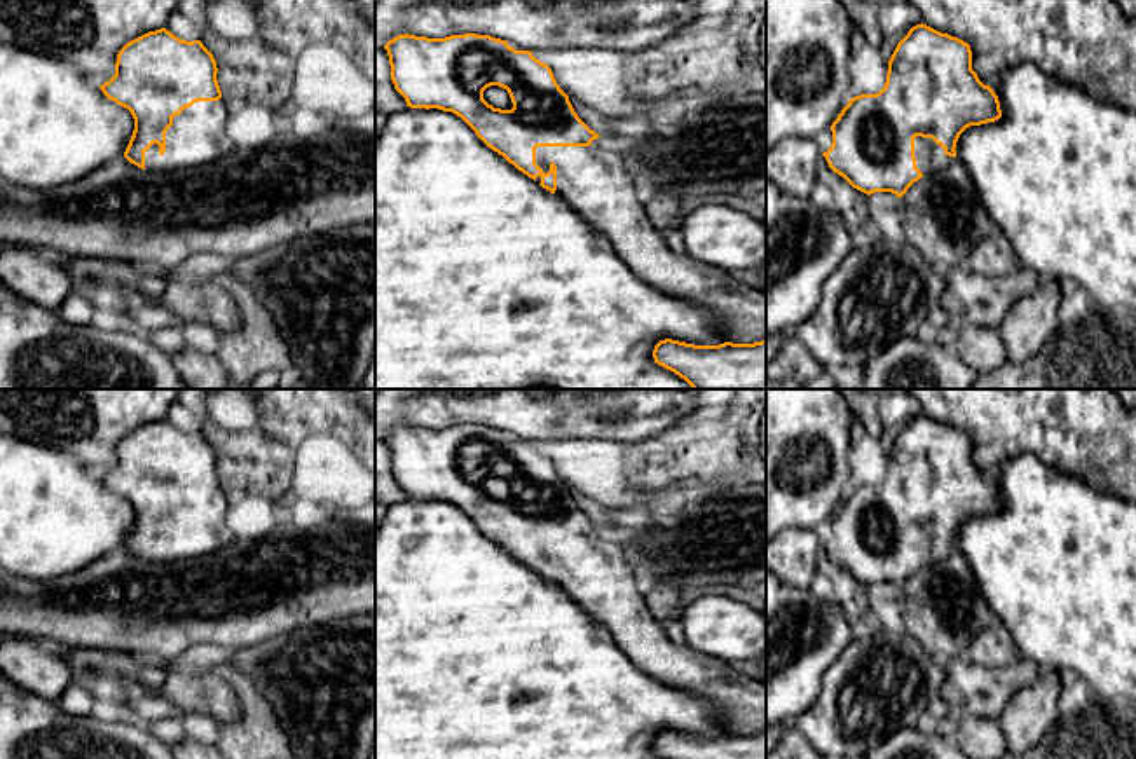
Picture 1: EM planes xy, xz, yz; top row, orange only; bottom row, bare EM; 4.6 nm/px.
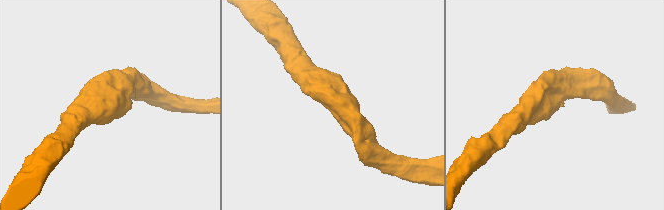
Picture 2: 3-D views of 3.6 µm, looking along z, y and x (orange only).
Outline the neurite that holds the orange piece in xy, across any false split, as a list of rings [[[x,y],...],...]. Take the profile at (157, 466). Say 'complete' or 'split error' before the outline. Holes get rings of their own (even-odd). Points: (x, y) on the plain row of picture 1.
split error; [[[161,419],[127,433],[115,466],[99,476],[134,509],[124,548],[141,560],[176,562],[230,544],[229,501],[216,464],[201,431],[187,433]]]

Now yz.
split error; [[[921,414],[897,434],[885,478],[852,489],[841,501],[831,516],[832,536],[822,546],[853,579],[867,586],[892,583],[900,590],[914,572],[956,548],[956,532],[967,518],[1000,508],[998,487],[972,461],[970,436]]]

